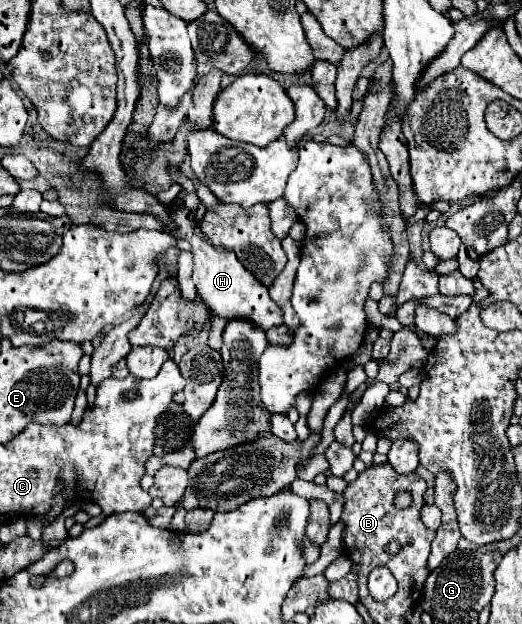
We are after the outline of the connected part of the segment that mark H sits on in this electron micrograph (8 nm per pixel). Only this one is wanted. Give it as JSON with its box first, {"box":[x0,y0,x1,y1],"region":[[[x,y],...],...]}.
{"box":[168,205,282,331],"region":[[[174,205],[168,207],[168,211],[172,213],[172,221],[176,221],[176,235],[178,239],[186,239],[192,245],[192,255],[194,255],[194,283],[198,289],[198,295],[208,303],[208,307],[212,309],[214,315],[224,317],[226,321],[234,321],[234,319],[242,319],[252,323],[254,327],[268,331],[272,327],[280,327],[282,321],[282,309],[270,299],[268,289],[264,289],[264,285],[260,285],[256,281],[256,277],[252,277],[252,273],[248,273],[240,261],[236,261],[236,255],[232,253],[232,249],[226,247],[214,247],[208,237],[204,237],[204,233],[198,229],[196,225],[196,217],[188,211],[188,209],[176,209]]]}

